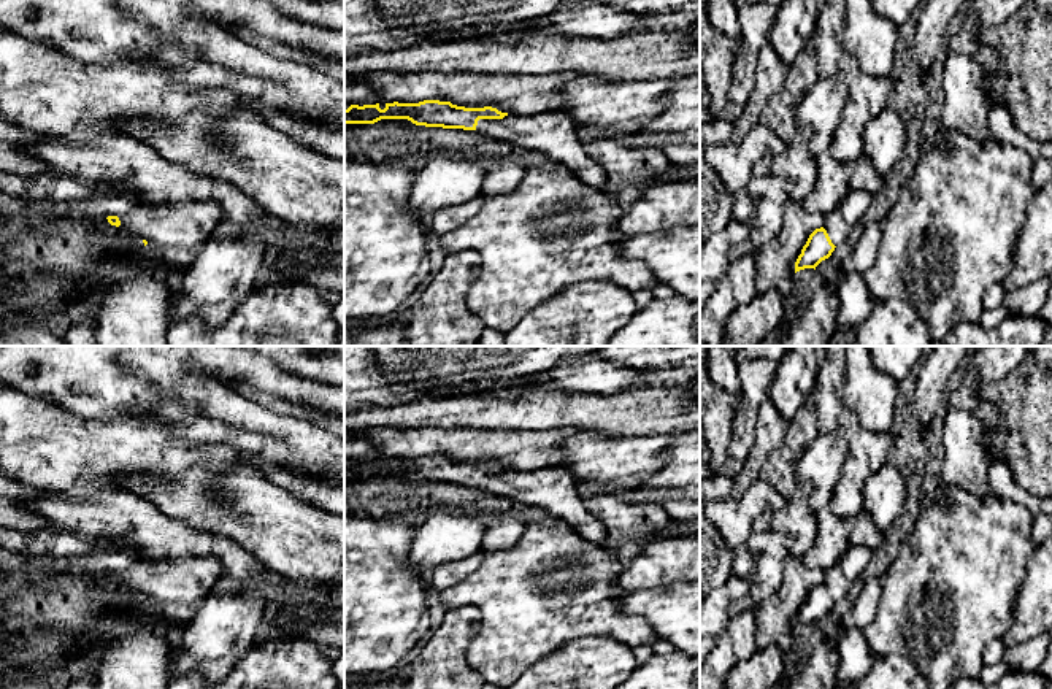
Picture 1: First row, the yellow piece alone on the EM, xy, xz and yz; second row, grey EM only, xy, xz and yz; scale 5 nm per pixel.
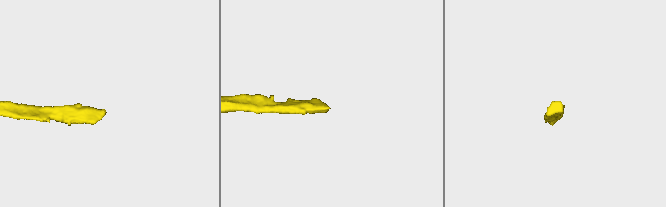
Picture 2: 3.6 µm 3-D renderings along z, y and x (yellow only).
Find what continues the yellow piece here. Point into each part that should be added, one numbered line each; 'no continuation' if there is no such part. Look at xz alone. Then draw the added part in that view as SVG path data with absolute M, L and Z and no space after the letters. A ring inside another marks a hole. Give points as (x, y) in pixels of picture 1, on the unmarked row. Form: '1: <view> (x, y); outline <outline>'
1: xz (552, 489); outline M562 464L508 470L503 475L479 475L476 487L489 495L539 508L555 521L568 524L582 538L597 545L605 543L605 522L587 511L574 476Z

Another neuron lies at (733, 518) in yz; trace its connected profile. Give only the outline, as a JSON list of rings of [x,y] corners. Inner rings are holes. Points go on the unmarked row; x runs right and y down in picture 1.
[[[758,478],[739,498],[705,502],[705,511],[727,545],[739,549],[754,533],[752,522],[765,511],[781,511],[784,505],[785,500]]]

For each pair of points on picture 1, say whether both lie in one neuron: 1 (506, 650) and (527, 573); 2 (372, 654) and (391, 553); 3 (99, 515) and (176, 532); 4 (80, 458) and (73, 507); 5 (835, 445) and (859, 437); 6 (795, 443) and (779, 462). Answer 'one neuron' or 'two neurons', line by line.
1: one neuron
2: one neuron
3: one neuron
4: two neurons
5: two neurons
6: one neuron

